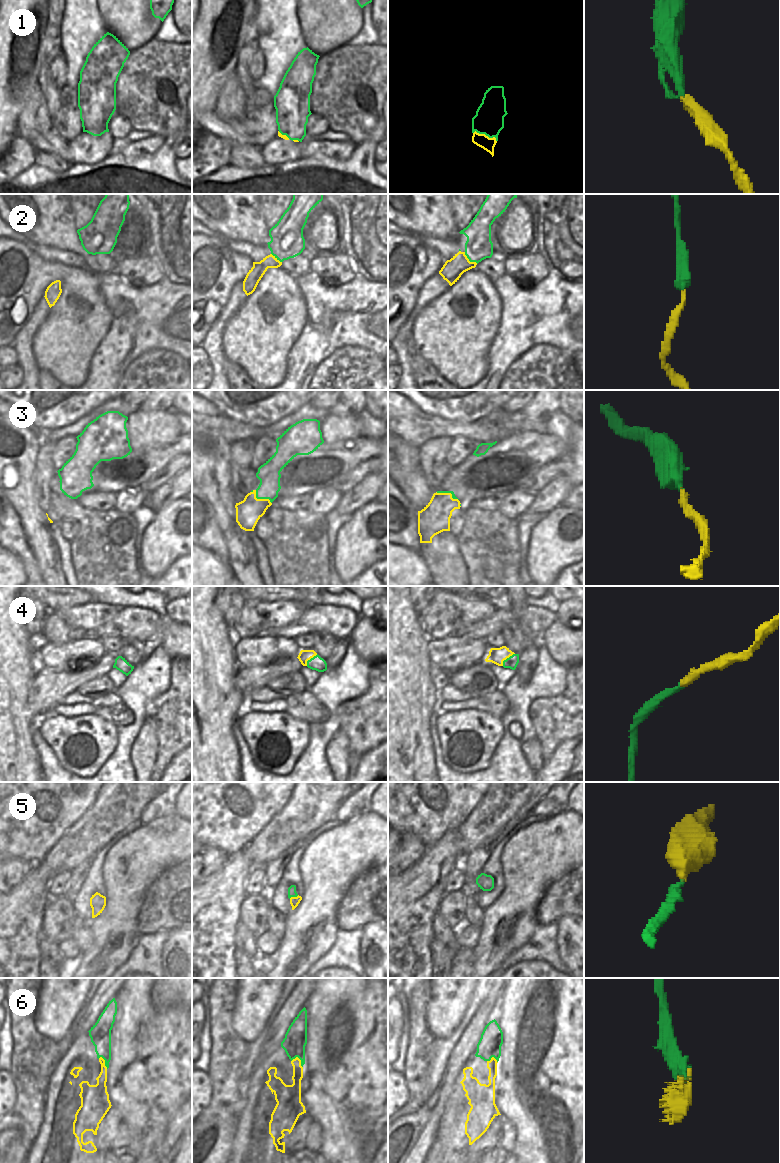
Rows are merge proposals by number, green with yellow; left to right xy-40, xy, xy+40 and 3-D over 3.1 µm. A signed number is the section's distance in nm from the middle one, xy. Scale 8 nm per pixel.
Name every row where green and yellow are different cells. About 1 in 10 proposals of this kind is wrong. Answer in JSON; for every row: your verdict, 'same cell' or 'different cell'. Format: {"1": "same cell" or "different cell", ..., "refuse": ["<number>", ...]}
{"1": "same cell", "2": "same cell", "3": "same cell", "4": "different cell", "5": "same cell", "6": "same cell", "refuse": ["4"]}

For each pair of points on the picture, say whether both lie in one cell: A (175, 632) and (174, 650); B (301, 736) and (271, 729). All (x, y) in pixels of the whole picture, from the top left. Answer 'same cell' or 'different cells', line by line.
A: same cell
B: same cell

